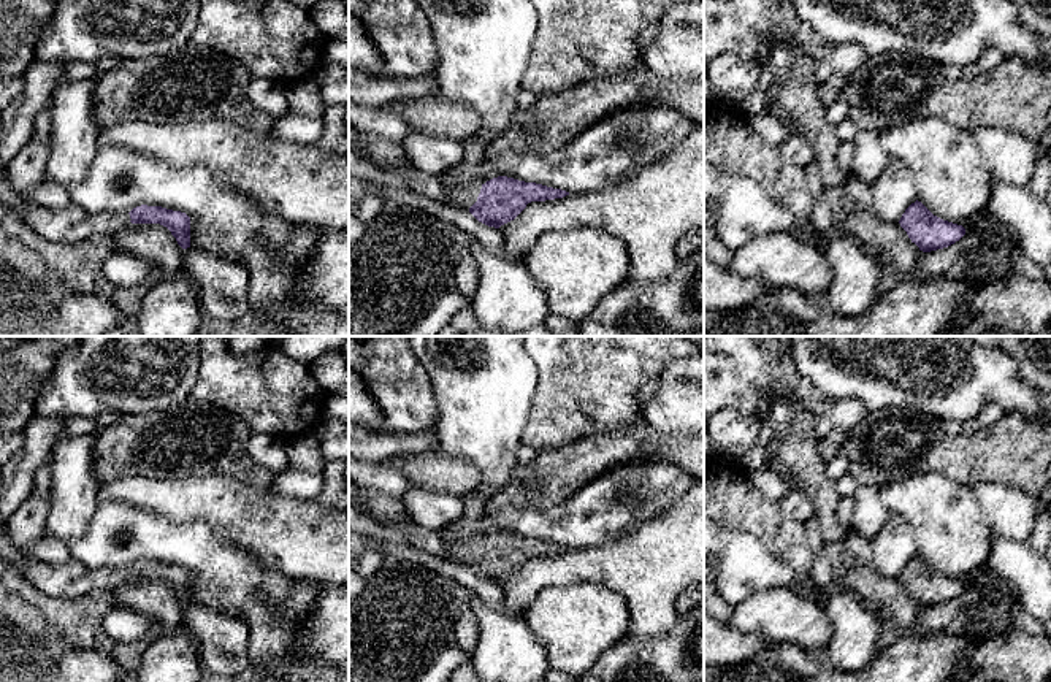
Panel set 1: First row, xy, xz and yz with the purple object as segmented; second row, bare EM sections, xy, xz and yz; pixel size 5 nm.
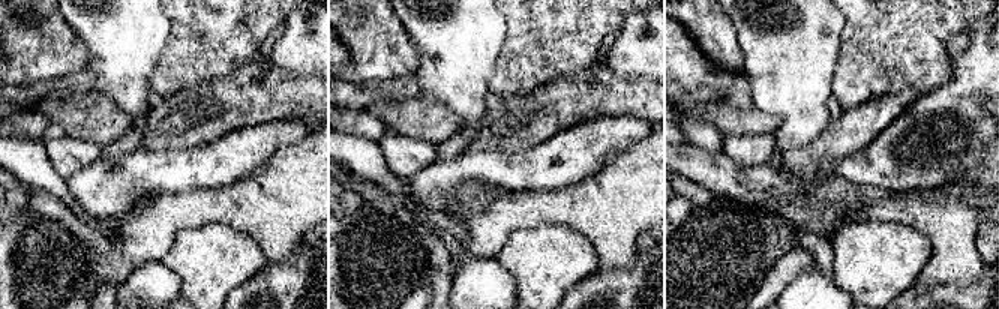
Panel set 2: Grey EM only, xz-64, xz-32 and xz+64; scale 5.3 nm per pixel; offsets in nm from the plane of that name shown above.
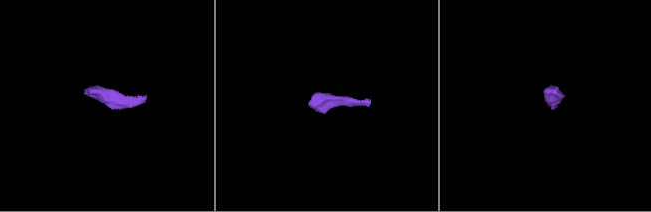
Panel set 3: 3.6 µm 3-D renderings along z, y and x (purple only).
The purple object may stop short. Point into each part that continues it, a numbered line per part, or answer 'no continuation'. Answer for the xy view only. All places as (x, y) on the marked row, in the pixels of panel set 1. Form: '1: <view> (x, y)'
1: xy (70, 226)

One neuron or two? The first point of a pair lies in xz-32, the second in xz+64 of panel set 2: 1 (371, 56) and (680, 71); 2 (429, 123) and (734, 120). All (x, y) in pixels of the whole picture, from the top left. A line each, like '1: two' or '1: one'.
1: two
2: one

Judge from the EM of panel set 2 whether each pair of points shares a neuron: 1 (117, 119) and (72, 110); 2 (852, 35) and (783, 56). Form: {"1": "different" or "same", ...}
{"1": "same", "2": "different"}

